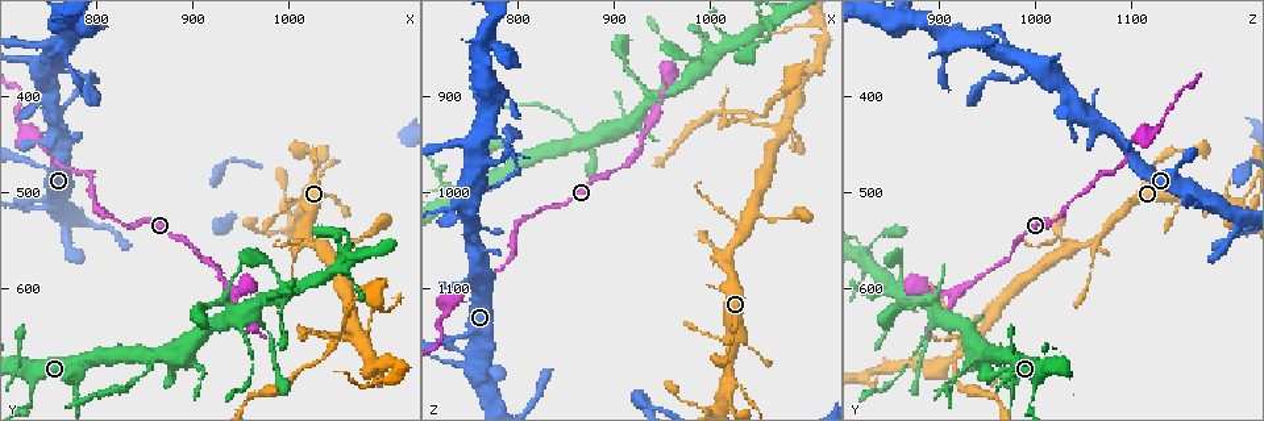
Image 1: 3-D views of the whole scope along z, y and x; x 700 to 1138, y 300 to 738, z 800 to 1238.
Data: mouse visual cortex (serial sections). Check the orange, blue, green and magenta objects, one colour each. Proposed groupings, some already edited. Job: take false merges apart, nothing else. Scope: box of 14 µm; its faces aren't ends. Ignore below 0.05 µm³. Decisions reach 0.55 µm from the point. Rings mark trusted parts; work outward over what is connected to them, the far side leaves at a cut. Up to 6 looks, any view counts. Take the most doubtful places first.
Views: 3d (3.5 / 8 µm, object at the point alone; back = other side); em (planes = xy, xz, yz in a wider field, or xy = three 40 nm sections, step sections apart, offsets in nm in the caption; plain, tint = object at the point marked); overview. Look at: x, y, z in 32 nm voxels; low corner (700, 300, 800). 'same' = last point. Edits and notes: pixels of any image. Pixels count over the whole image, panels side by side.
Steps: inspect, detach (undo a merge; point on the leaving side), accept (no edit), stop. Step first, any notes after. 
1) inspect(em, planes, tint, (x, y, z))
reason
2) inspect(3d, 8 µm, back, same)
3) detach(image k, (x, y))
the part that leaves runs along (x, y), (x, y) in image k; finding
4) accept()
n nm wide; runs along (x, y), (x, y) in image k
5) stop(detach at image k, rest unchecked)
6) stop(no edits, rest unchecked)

inspect(3d, 3.5 µm, (1040, 655, 925))
a narrow waist

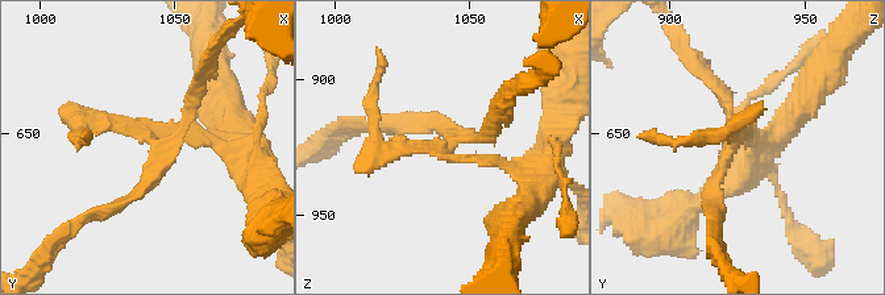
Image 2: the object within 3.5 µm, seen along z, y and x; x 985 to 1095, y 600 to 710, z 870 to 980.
inspect(em, xy, step 3, tint, (1045, 654, 924))
shape alone is not enough

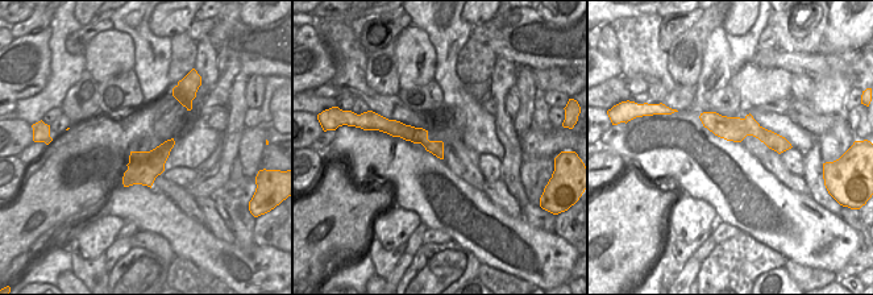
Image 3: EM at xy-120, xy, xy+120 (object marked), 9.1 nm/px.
accept()
runs along (703, 116), (786, 145) in image 3; all the same cell

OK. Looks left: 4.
inspect(em, planes, tint, (855, 685, 930))
sudden change in width

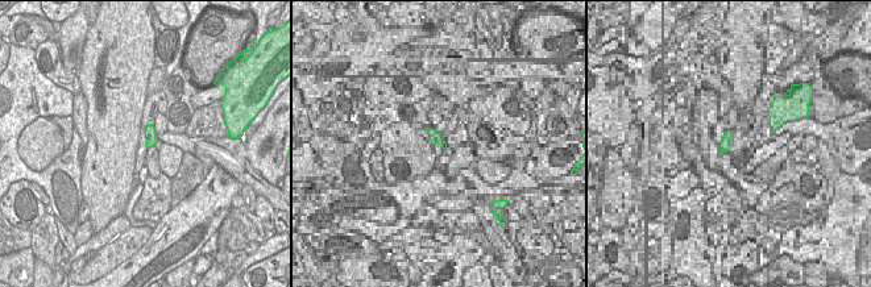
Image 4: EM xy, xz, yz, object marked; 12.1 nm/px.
inspect(3d, 3.5 µm, back, same)

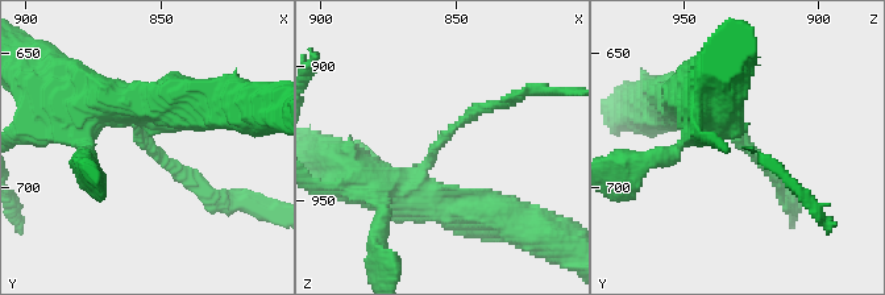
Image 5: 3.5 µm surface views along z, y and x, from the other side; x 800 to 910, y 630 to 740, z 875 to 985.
accept()
arms of 150, 400 nm; runs along (674, 102), (715, 113), (780, 187) in image 5; continuous, no second cell

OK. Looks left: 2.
inspect(3d, 3.5 µm, (945, 630, 900))
small branch off a trunk

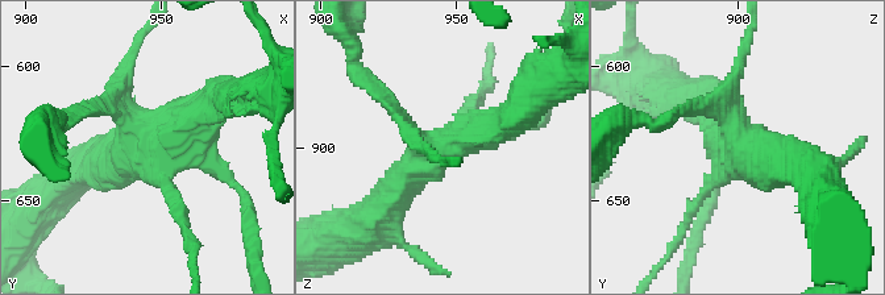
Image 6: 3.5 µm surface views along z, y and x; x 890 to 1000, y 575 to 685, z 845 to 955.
accept()
continuous, no second cell

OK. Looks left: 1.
stop(no edits, rest unchecked)

